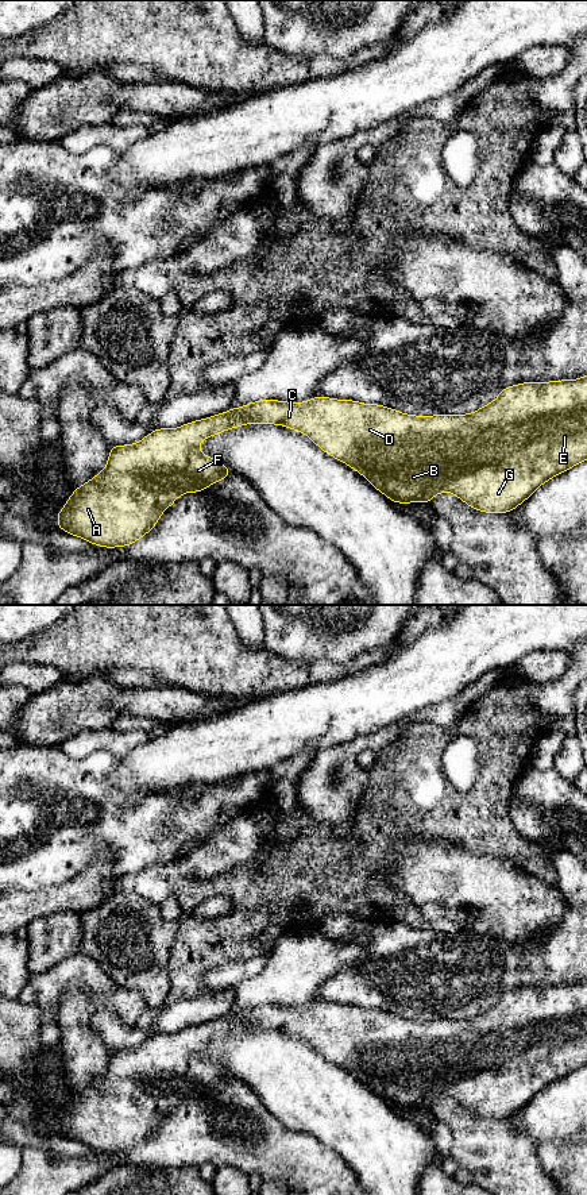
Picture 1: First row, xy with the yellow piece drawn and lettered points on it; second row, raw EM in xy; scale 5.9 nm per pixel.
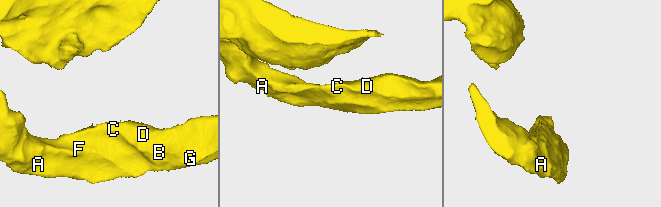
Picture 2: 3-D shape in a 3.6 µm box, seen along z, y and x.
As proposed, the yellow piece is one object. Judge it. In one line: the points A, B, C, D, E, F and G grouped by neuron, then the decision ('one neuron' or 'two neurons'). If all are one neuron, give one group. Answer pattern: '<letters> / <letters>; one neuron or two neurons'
A B C D E F G; one neuron

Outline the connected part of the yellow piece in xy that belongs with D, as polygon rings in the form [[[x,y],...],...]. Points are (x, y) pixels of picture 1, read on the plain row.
[[[587,980],[578,984],[560,984],[548,987],[522,987],[502,994],[498,1002],[487,1010],[482,1010],[474,1018],[464,1019],[432,1019],[432,1021],[416,1021],[406,1019],[393,1013],[378,1009],[364,1009],[355,1005],[337,1005],[325,1001],[316,1001],[304,1007],[287,1007],[270,1005],[258,1005],[248,1007],[242,1013],[231,1013],[227,1017],[217,1018],[212,1022],[186,1028],[178,1033],[157,1033],[144,1041],[138,1048],[124,1051],[111,1051],[108,1067],[105,1073],[96,1079],[92,1084],[74,1094],[69,1105],[65,1107],[63,1114],[57,1118],[58,1134],[67,1137],[69,1140],[81,1142],[88,1148],[100,1150],[104,1153],[127,1152],[134,1149],[136,1145],[147,1140],[159,1126],[162,1118],[170,1113],[175,1105],[185,1098],[197,1098],[208,1094],[215,1087],[225,1084],[232,1079],[231,1073],[220,1068],[217,1064],[209,1063],[206,1059],[198,1056],[200,1049],[204,1044],[217,1041],[231,1033],[240,1033],[244,1029],[274,1029],[283,1030],[286,1033],[305,1038],[317,1052],[320,1052],[327,1060],[336,1063],[337,1065],[350,1071],[354,1076],[363,1080],[366,1086],[371,1088],[378,1096],[385,1099],[394,1109],[412,1109],[421,1107],[429,1109],[430,1105],[440,1098],[453,1098],[457,1103],[466,1107],[470,1113],[483,1118],[510,1118],[524,1106],[526,1106],[541,1090],[552,1084],[555,1080],[563,1079],[574,1071],[587,1065]]]

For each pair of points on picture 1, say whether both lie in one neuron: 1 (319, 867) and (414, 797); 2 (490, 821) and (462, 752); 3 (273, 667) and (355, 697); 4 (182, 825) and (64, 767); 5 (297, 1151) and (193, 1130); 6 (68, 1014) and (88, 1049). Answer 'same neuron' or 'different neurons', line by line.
1: same neuron
2: same neuron
3: different neurons
4: same neuron
5: same neuron
6: same neuron

